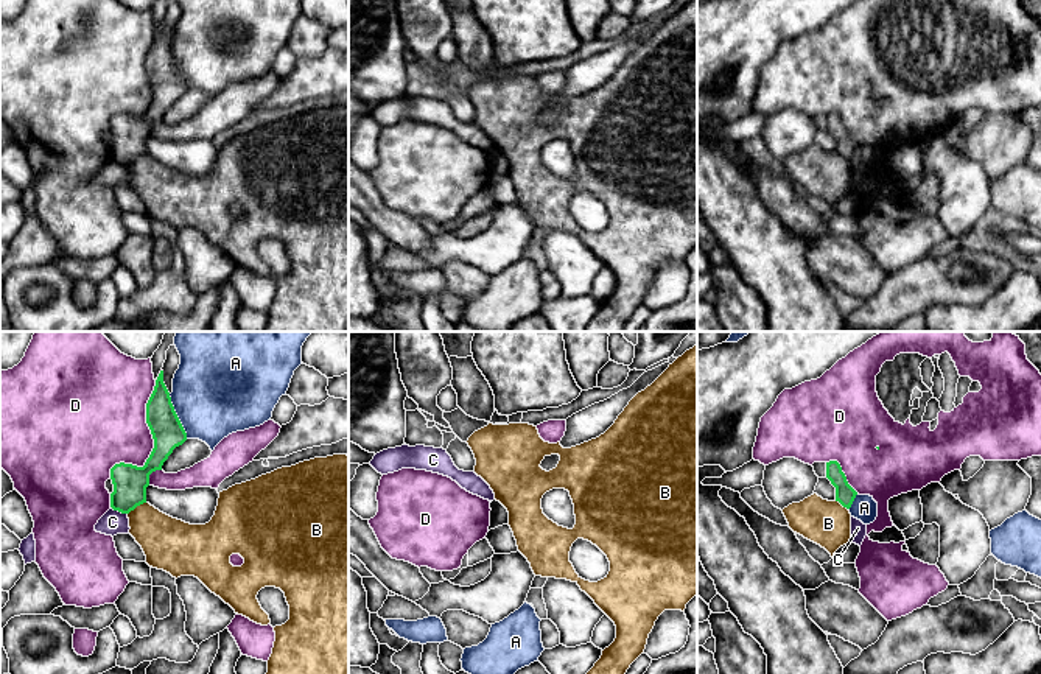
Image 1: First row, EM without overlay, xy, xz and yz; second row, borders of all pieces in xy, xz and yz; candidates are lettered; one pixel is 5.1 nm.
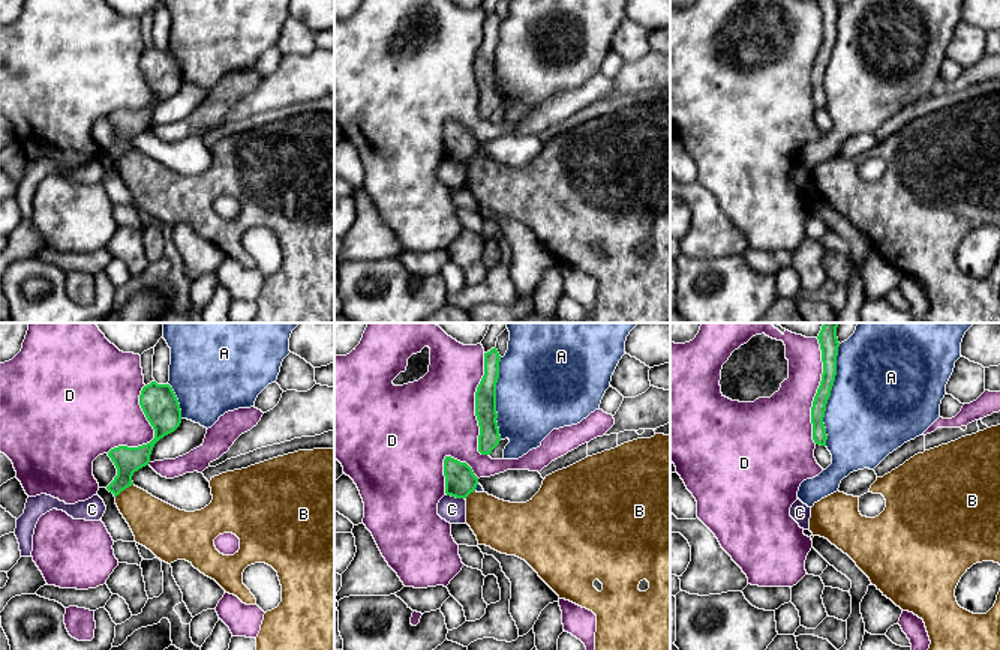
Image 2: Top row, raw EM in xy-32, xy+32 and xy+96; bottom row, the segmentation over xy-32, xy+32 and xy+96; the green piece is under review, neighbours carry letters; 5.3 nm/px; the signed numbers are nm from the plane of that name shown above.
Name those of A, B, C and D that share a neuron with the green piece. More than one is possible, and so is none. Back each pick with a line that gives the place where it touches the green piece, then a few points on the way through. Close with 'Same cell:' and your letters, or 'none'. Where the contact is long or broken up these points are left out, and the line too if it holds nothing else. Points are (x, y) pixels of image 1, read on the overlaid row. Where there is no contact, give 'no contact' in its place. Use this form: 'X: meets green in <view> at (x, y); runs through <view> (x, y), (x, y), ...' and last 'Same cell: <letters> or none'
Same cell: none

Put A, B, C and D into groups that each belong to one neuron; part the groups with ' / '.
A / B / C / D

